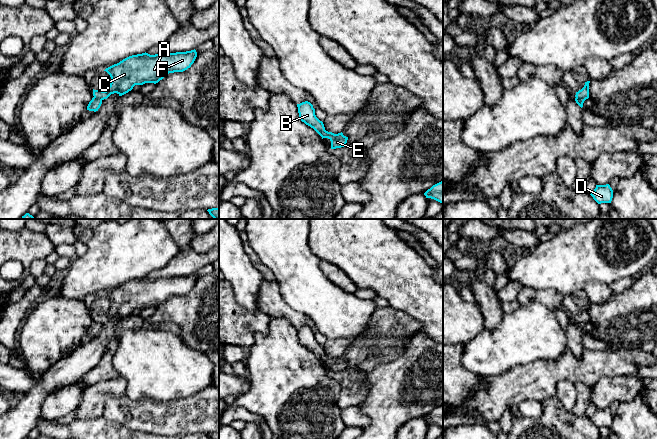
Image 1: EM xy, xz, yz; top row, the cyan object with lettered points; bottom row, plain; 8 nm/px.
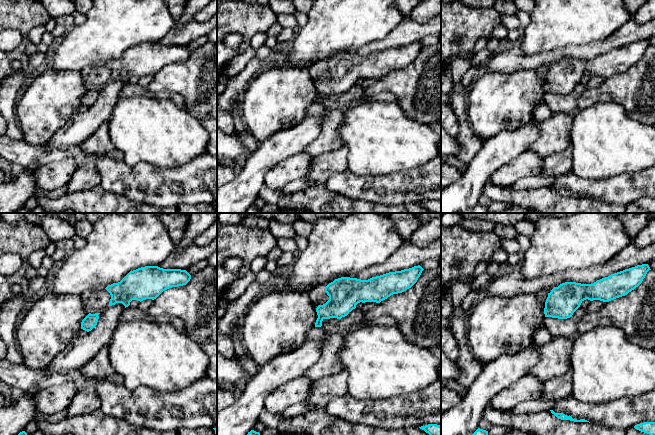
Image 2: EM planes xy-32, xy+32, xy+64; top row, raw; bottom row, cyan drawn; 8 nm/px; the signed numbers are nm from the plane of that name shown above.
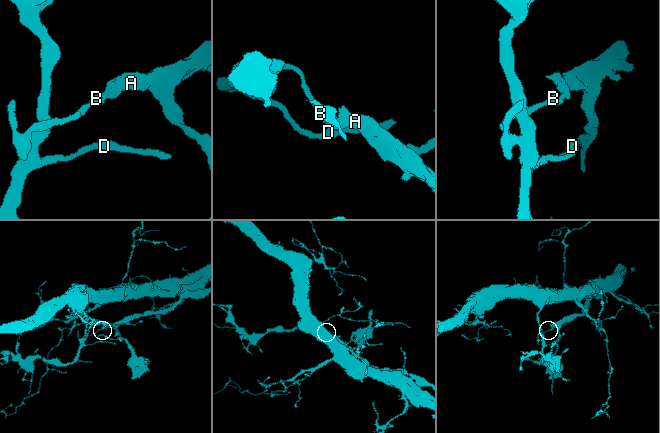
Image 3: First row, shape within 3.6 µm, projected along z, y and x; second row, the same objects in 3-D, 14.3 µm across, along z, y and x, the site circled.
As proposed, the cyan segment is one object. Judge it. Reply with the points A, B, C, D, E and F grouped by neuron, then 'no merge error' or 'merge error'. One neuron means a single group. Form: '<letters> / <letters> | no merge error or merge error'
A C E F / B D | merge error

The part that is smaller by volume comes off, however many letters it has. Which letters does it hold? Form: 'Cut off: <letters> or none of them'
Cut off: A, C, E, F

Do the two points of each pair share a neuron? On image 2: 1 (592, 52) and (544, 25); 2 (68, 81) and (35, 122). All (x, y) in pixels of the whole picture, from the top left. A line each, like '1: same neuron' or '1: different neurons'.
1: different neurons
2: same neuron

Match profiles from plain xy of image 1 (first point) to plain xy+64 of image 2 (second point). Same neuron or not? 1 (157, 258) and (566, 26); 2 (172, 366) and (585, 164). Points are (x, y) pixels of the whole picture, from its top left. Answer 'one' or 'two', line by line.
1: one
2: one

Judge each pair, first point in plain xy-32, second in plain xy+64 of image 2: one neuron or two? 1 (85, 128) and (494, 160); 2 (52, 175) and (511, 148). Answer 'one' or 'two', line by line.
1: one
2: two

